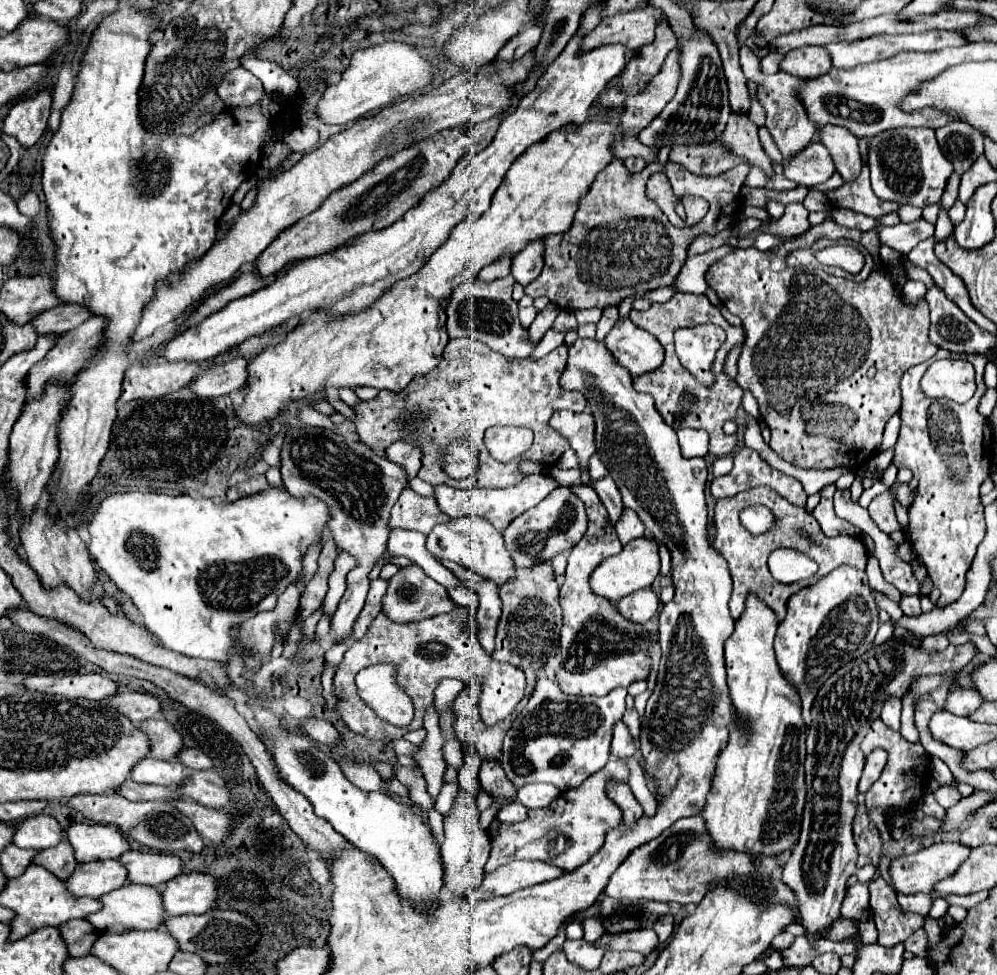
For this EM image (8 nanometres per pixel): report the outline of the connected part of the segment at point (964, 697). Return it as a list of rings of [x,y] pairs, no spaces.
[[[957,689],[951,691],[945,699],[943,709],[953,715],[969,715],[981,705],[981,699],[977,699],[977,691],[973,689]]]

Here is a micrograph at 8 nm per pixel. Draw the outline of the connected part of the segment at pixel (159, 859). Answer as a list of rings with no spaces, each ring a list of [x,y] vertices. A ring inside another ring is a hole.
[[[129,851],[121,859],[129,871],[129,883],[153,885],[159,887],[183,871],[183,861],[177,855],[163,855],[163,853],[141,853]]]

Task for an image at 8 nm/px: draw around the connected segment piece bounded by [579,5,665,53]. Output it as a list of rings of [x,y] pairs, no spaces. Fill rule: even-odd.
[[[649,5],[641,9],[637,7],[627,13],[615,13],[615,15],[603,17],[593,31],[583,35],[579,51],[585,53],[611,43],[623,43],[627,49],[637,51],[639,47],[655,39],[657,21],[663,17],[665,17],[663,11]]]

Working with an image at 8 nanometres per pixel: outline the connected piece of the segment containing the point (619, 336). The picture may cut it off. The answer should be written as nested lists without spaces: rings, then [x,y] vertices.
[[[617,319],[605,337],[605,347],[615,361],[633,375],[657,369],[665,355],[665,351],[661,351],[661,343],[657,343],[653,335],[639,329],[629,319]]]

